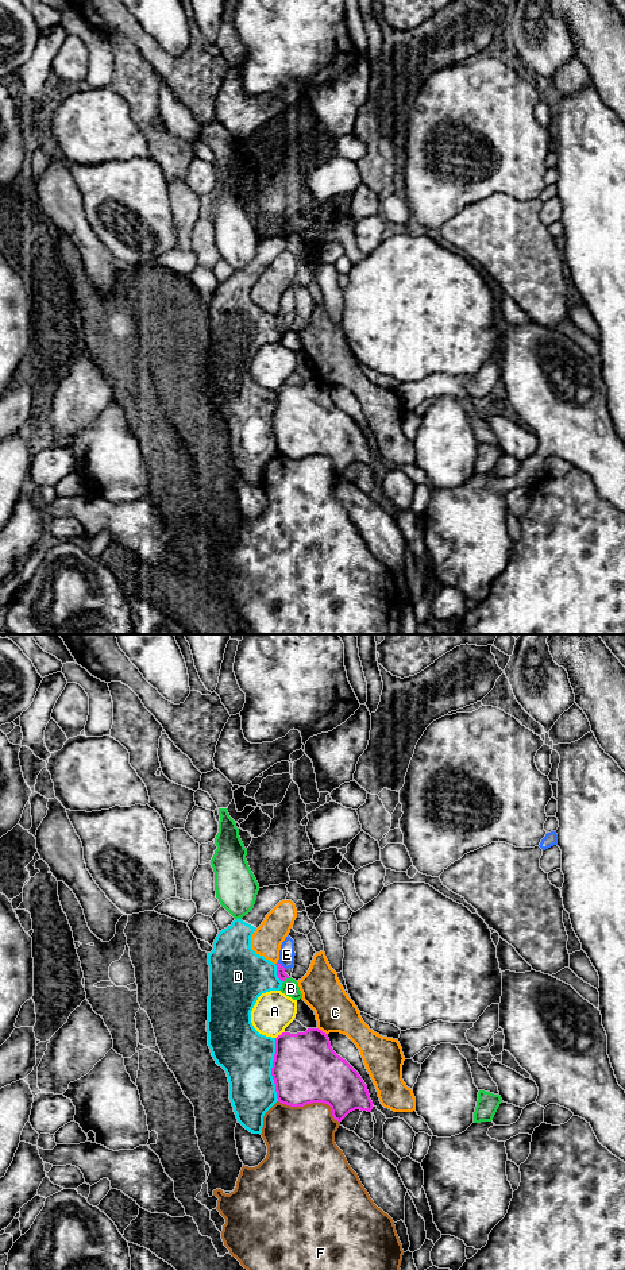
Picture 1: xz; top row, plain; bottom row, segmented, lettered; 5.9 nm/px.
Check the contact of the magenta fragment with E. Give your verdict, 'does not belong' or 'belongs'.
belongs

